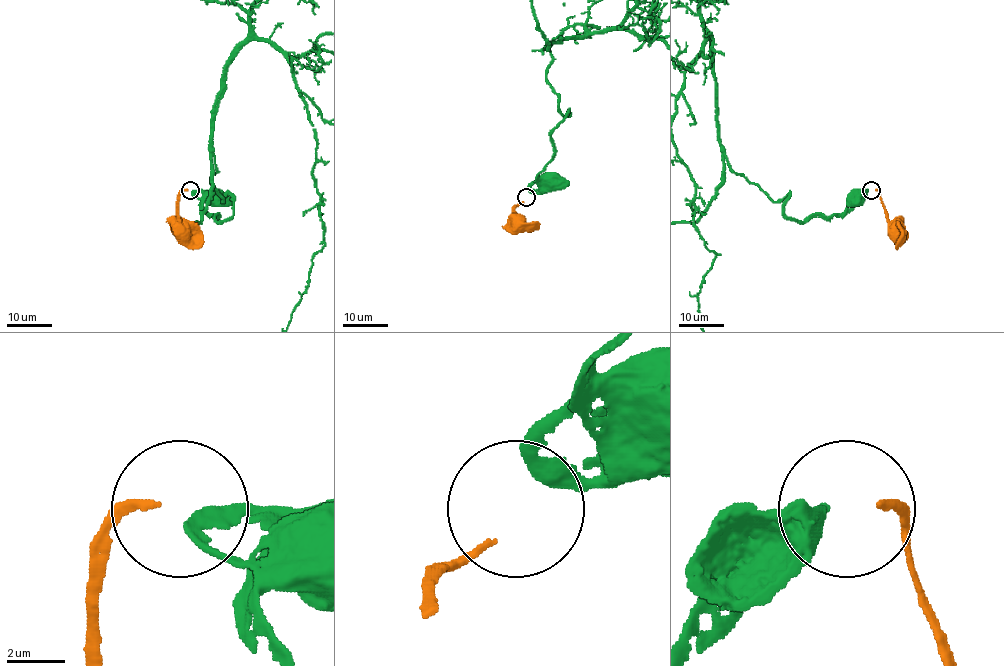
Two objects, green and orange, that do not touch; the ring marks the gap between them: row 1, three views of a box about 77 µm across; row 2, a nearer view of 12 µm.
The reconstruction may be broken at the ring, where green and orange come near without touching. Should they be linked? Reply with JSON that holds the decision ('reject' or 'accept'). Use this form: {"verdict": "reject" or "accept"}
{"verdict": "reject"}

